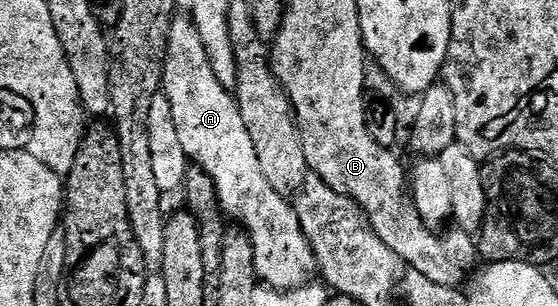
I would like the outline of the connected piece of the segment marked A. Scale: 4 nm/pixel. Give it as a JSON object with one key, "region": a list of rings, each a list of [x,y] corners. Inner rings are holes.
{"region":[[[175,18],[163,53],[162,95],[169,98],[177,139],[194,167],[205,170],[217,186],[219,201],[228,217],[239,216],[238,223],[252,242],[255,275],[266,287],[276,290],[302,288],[316,275],[317,263],[313,250],[301,231],[301,222],[294,203],[269,186],[253,150],[253,138],[245,130],[239,104],[234,95],[213,74],[209,54],[201,46],[201,34],[189,18]]]}

